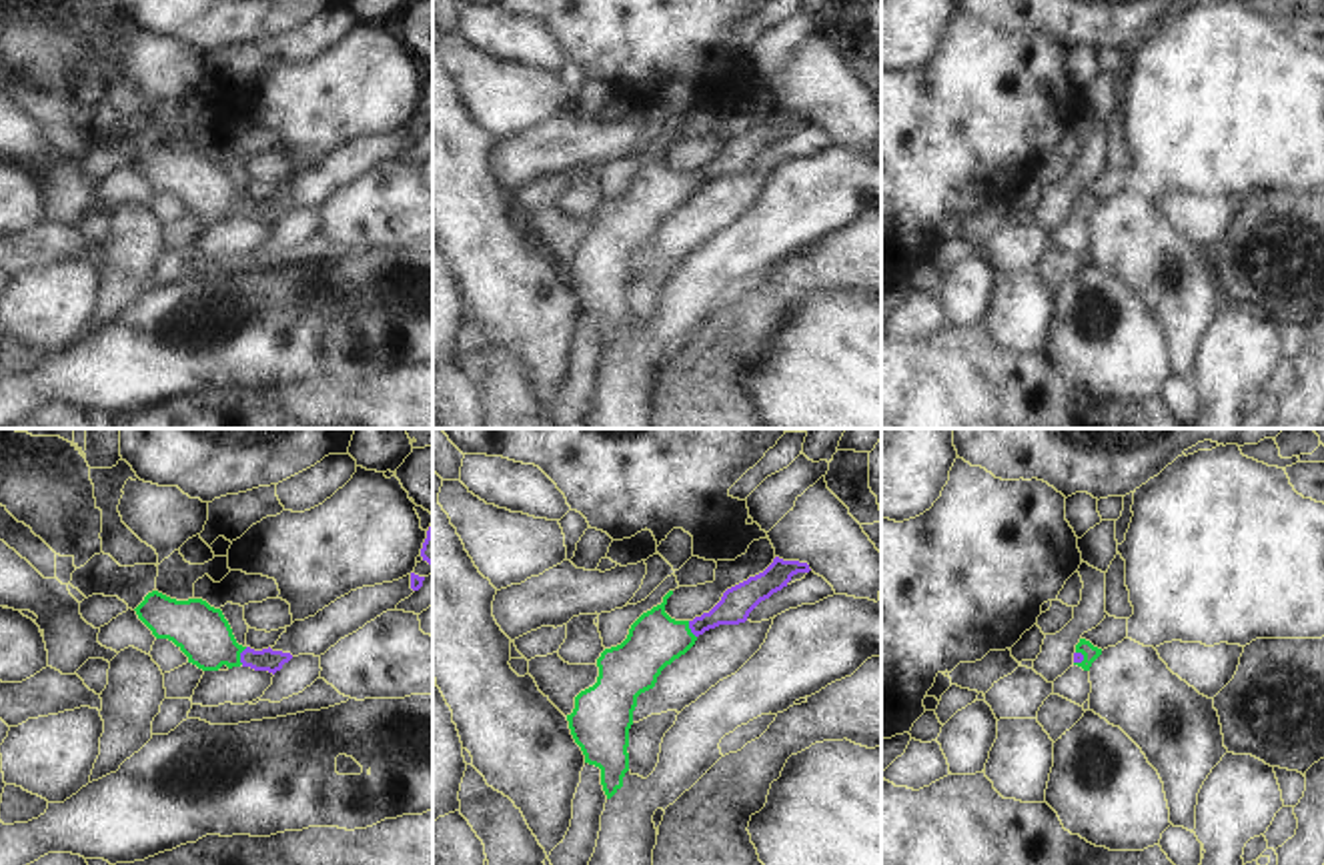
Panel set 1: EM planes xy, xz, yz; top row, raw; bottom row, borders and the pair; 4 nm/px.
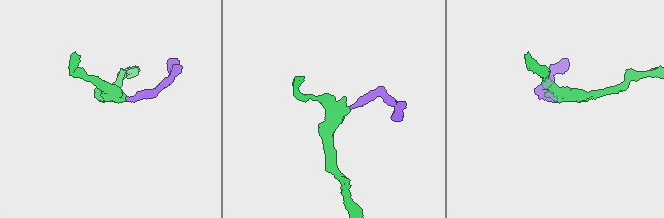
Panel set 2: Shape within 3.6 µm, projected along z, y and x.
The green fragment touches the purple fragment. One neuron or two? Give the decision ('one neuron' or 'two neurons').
one neuron

